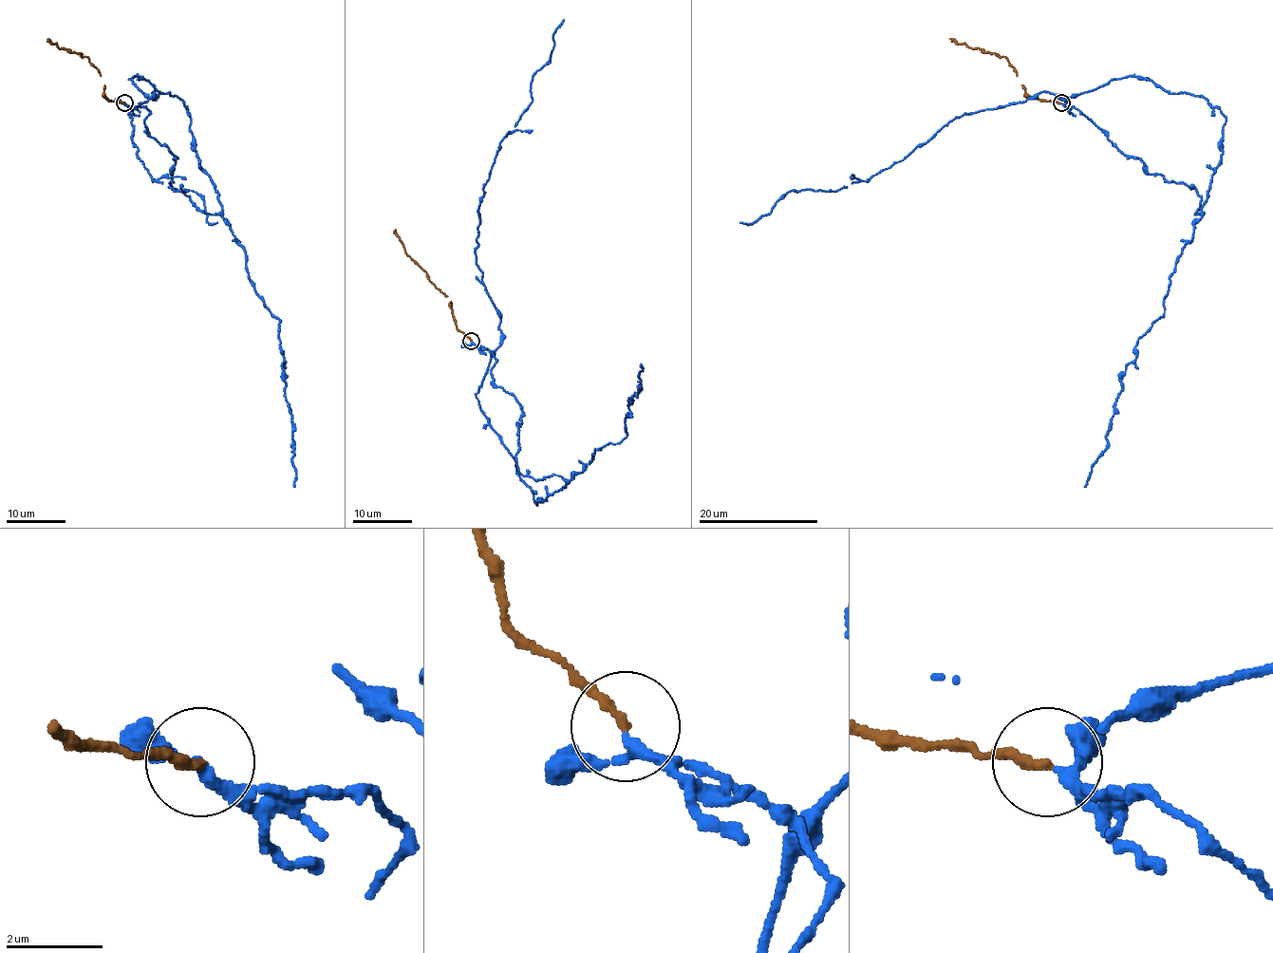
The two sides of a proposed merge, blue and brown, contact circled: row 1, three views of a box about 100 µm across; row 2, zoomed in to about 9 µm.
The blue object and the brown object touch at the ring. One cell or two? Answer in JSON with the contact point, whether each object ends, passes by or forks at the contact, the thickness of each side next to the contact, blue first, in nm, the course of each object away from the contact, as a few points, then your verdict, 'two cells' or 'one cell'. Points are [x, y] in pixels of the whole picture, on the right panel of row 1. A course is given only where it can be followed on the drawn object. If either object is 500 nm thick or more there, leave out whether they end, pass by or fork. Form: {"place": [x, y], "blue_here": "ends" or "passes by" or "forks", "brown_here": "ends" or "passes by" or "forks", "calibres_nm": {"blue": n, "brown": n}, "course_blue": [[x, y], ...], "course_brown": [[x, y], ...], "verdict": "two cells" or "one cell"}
{"place": [1061, 102], "blue_here": "passes by", "brown_here": "ends", "calibres_nm": {"blue": 200, "brown": 200}, "course_blue": [[1062, 103], [1195, 190], [1200, 214], [1222, 112], [1130, 76], [964, 114], [865, 180], [791, 190], [739, 222]], "course_brown": [[1060, 103], [1031, 97], [1018, 72], [1004, 57], [950, 39]], "verdict": "one cell"}

